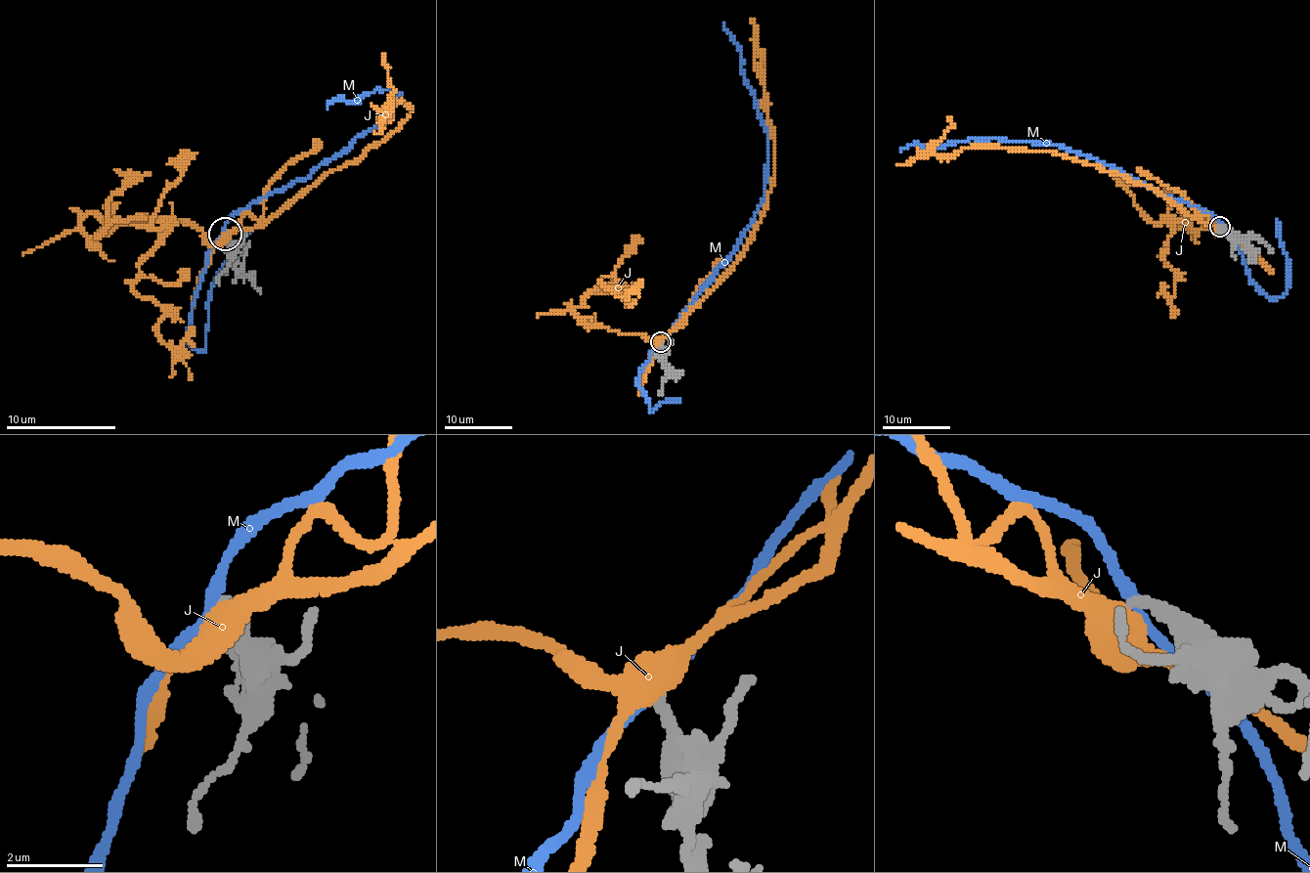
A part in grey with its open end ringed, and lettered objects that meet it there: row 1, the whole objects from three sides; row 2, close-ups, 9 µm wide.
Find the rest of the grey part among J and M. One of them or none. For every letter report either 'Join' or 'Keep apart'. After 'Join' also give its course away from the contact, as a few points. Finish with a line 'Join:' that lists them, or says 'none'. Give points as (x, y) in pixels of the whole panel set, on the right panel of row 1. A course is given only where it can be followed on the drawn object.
J: Join. Its course: (1219, 226), (1187, 216), (1119, 174), (1052, 152), (964, 147), (935, 155), (932, 147), (951, 123), (946, 116)
M: Keep apart
Join: J

